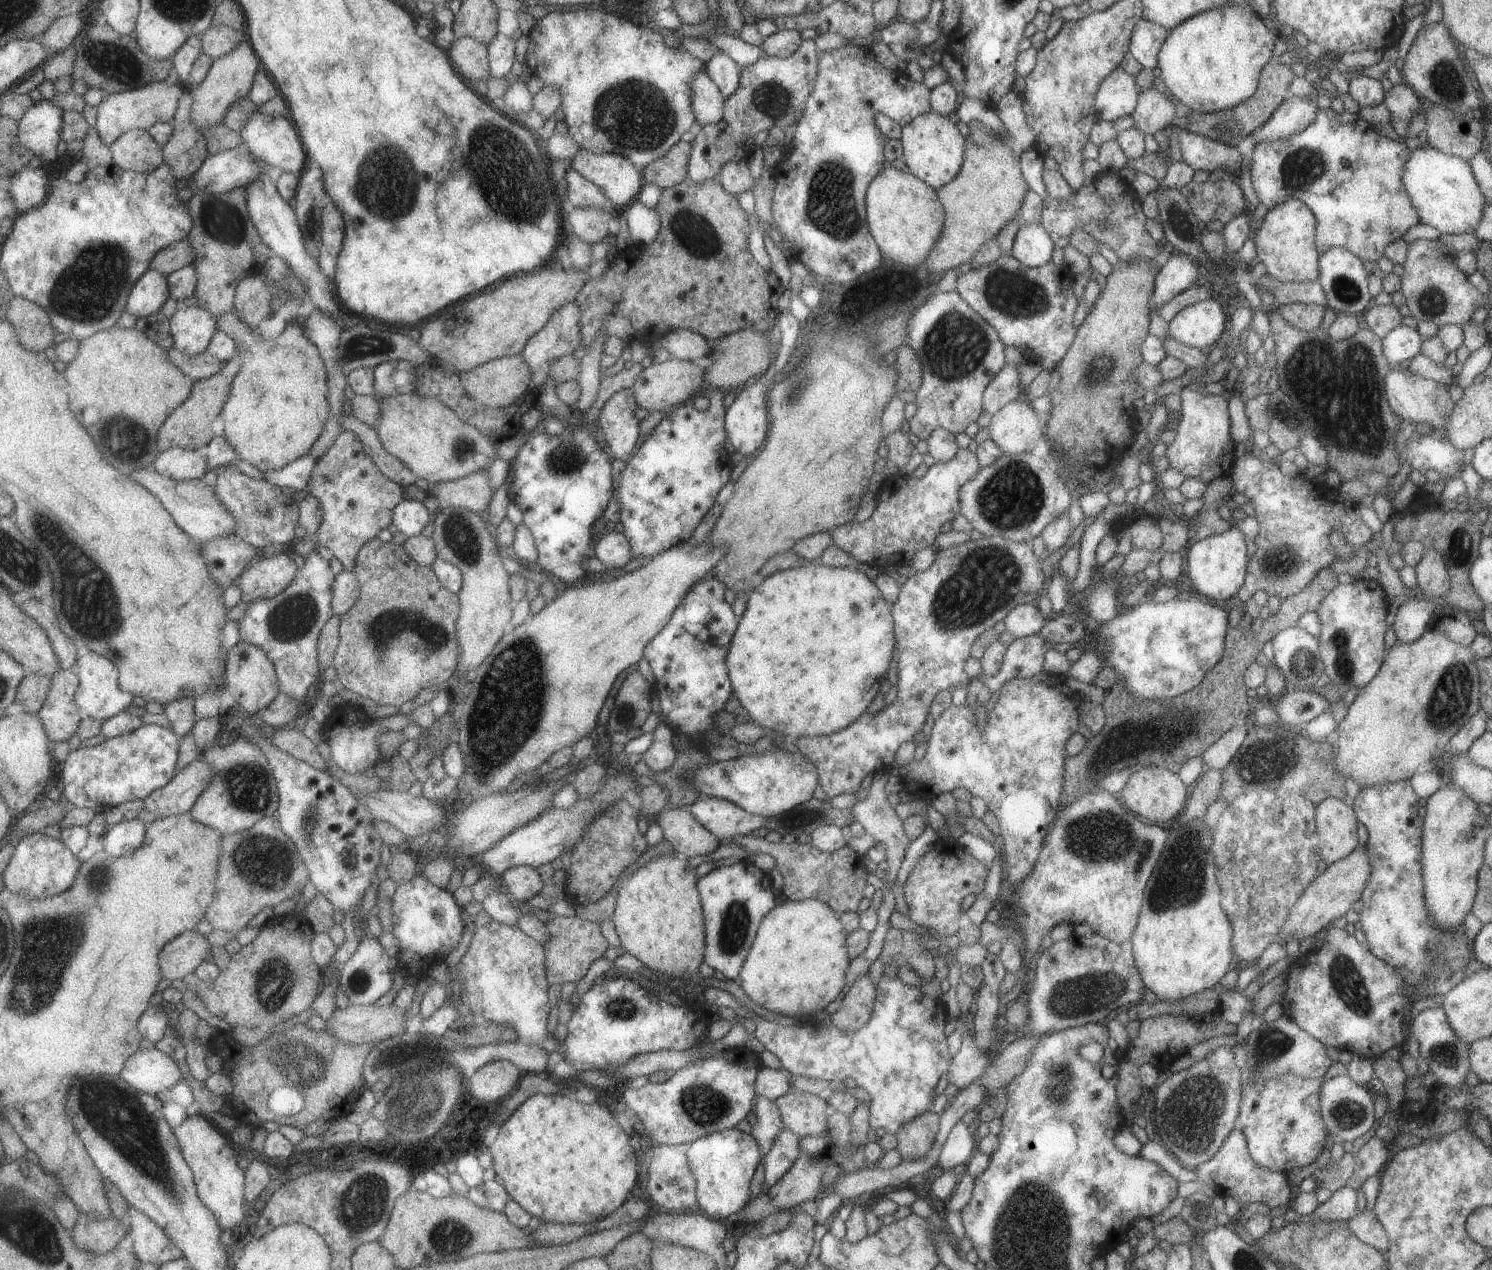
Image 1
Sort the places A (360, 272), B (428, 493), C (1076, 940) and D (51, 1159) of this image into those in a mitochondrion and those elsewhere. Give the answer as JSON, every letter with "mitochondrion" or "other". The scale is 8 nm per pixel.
{"A":"other","B":"other","C":"other","D":"other"}

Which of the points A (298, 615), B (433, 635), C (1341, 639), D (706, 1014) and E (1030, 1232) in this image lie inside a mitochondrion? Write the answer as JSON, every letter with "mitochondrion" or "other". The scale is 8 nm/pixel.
{"A":"mitochondrion","B":"mitochondrion","C":"mitochondrion","D":"other","E":"mitochondrion"}

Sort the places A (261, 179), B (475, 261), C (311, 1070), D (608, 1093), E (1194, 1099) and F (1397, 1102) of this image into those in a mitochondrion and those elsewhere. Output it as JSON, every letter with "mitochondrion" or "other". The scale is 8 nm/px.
{"A":"other","B":"other","C":"mitochondrion","D":"other","E":"mitochondrion","F":"other"}

